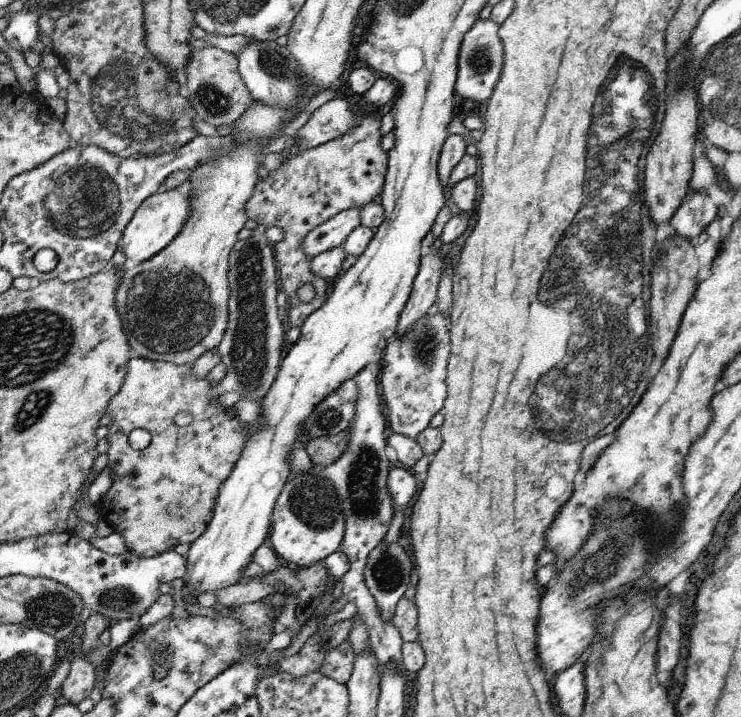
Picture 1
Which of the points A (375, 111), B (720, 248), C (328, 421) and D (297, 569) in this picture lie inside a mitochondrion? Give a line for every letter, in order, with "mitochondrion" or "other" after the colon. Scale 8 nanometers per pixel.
A: other
B: other
C: mitochondrion
D: other

